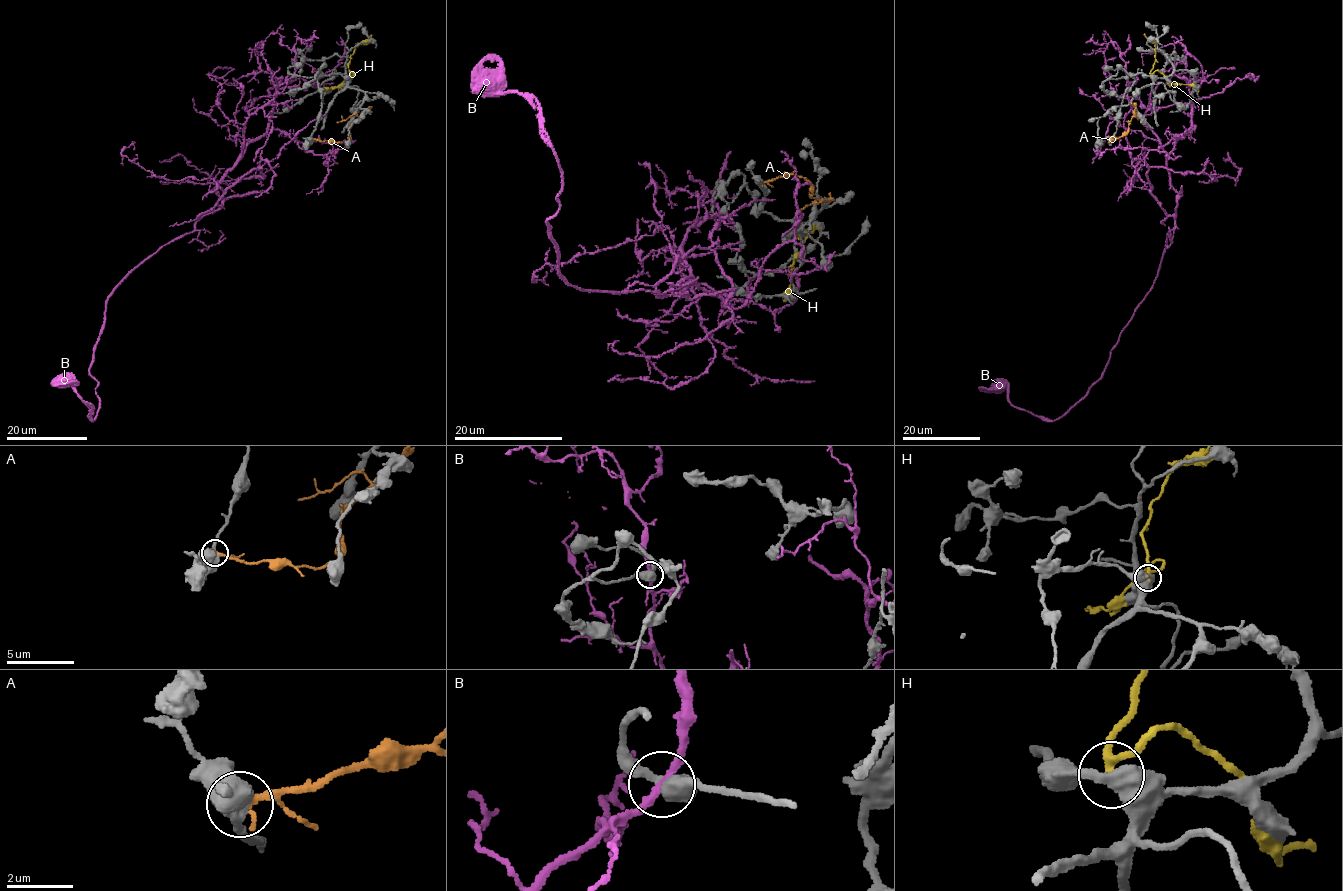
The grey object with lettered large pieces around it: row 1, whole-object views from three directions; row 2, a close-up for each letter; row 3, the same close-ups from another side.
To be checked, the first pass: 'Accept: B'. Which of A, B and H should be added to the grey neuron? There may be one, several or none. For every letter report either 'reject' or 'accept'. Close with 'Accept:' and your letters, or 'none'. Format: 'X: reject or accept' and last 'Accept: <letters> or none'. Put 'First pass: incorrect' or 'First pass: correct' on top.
First pass: correct
A: reject
B: accept
H: reject
Accept: B

